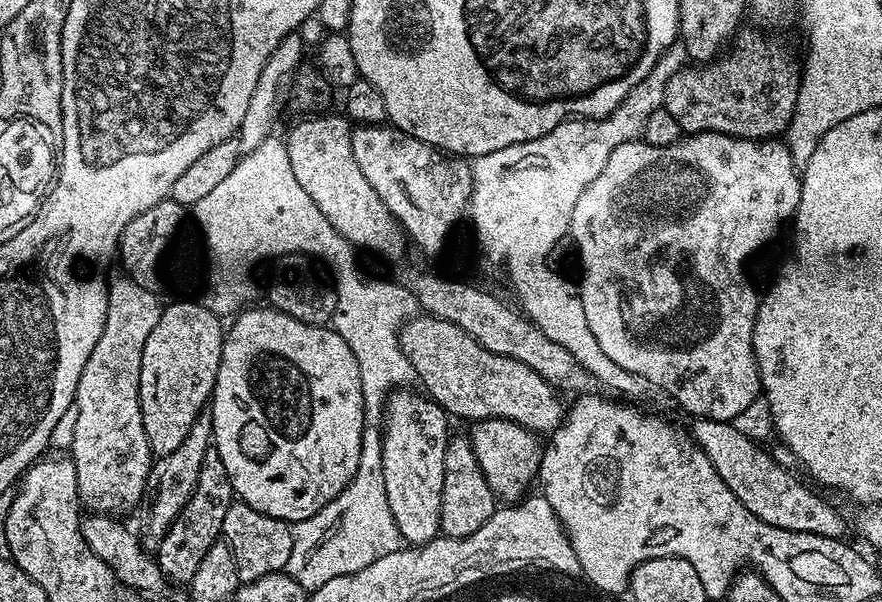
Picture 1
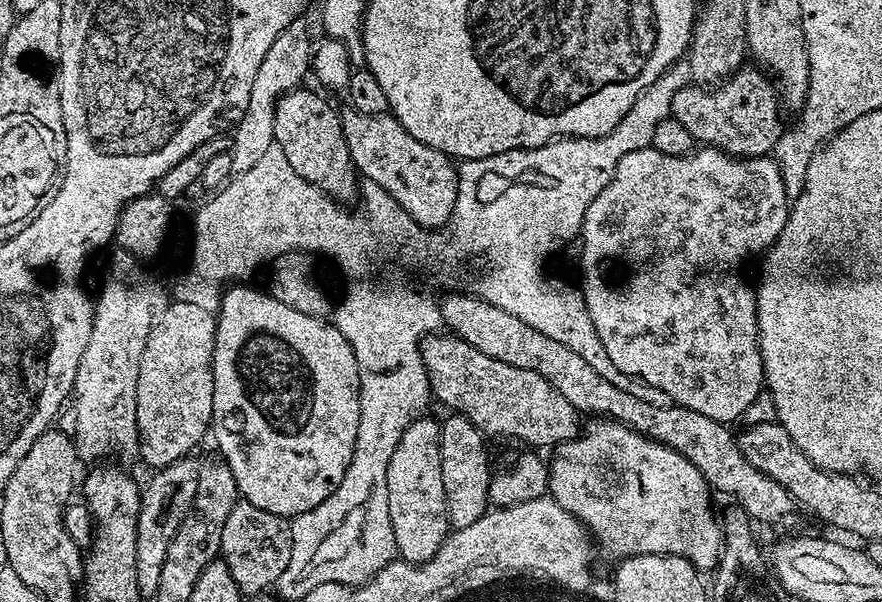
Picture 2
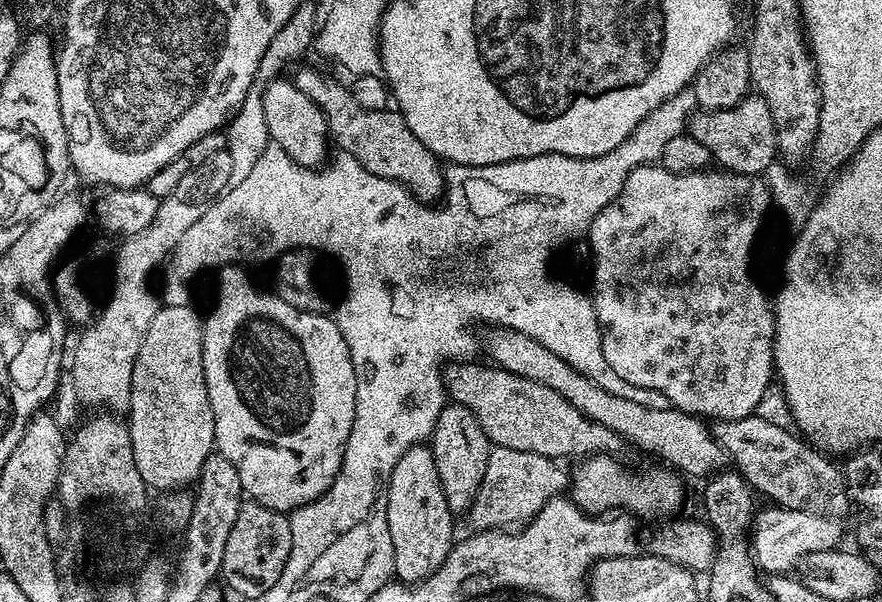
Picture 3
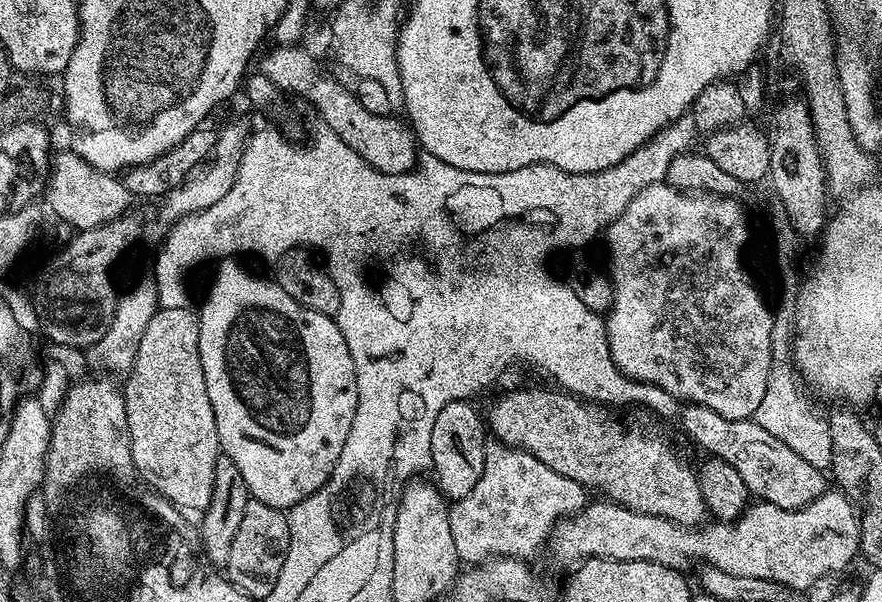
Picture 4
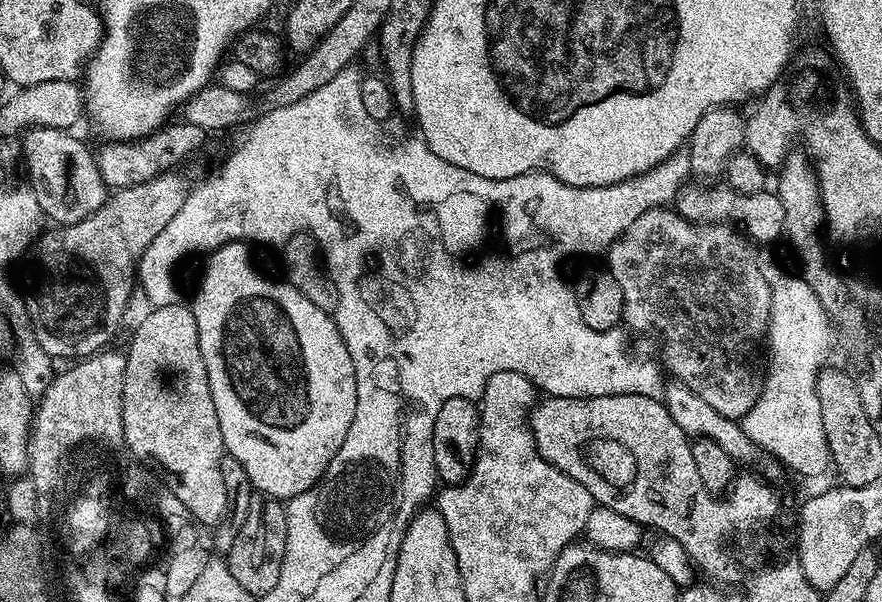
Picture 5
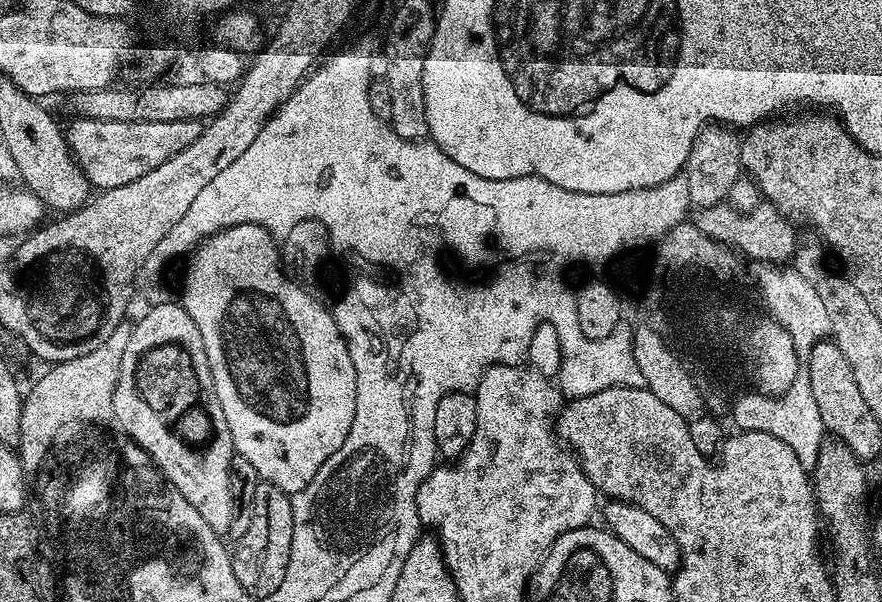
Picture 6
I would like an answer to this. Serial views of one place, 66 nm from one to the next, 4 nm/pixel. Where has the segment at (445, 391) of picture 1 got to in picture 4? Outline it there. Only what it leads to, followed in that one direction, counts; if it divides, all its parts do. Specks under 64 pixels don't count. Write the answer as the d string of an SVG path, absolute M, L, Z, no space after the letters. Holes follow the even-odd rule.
M516 388L505 396L500 396L486 412L486 424L497 441L521 448L538 462L546 462L550 470L558 470L566 478L574 478L585 489L597 488L609 501L628 507L642 514L660 515L674 523L699 525L705 519L706 509L696 472L680 460L672 444L656 428L643 428L640 424L623 424L615 416L613 409L595 402L588 403L563 390L551 392L548 388Z

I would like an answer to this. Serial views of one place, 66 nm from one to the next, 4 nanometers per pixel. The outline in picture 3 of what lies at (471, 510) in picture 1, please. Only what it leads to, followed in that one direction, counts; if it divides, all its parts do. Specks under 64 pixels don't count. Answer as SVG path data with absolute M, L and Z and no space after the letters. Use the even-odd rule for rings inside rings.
M445 403L438 414L436 425L430 437L430 447L434 454L434 466L438 466L438 478L446 494L446 502L453 514L467 513L484 481L490 445L478 418L461 404Z

